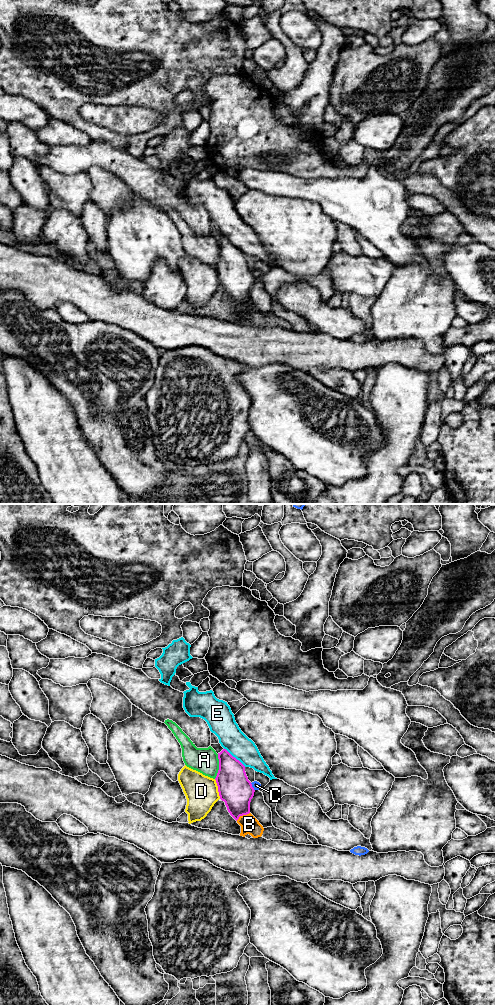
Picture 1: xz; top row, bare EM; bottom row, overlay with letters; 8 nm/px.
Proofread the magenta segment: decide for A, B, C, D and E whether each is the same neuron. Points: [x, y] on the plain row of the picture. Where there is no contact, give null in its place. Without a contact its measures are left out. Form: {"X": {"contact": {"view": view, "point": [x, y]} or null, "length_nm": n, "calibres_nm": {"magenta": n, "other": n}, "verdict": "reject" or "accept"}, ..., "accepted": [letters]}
{"A": {"contact": {"view": "xz", "point": [219, 254]}, "length_nm": 200, "calibres_nm": {"magenta": 260, "other": 200}, "verdict": "reject"}, "B": {"contact": {"view": "xz", "point": [242, 303]}, "length_nm": 130, "calibres_nm": {"magenta": 260, "other": 150}, "verdict": "reject"}, "C": {"contact": {"view": "xz", "point": [252, 275]}, "length_nm": 70, "calibres_nm": {"magenta": 260, "other": 70}, "verdict": "reject"}, "D": {"contact": {"view": "xz", "point": [218, 277]}, "length_nm": 170, "calibres_nm": {"magenta": 260, "other": 260}, "verdict": "reject"}, "E": {"contact": {"view": "xz", "point": [234, 245]}, "length_nm": 220, "calibres_nm": {"magenta": 260, "other": 200}, "verdict": "reject"}, "accepted": []}

